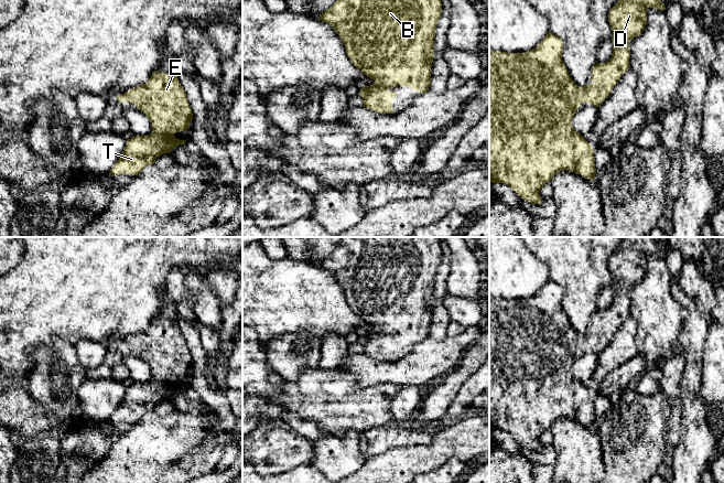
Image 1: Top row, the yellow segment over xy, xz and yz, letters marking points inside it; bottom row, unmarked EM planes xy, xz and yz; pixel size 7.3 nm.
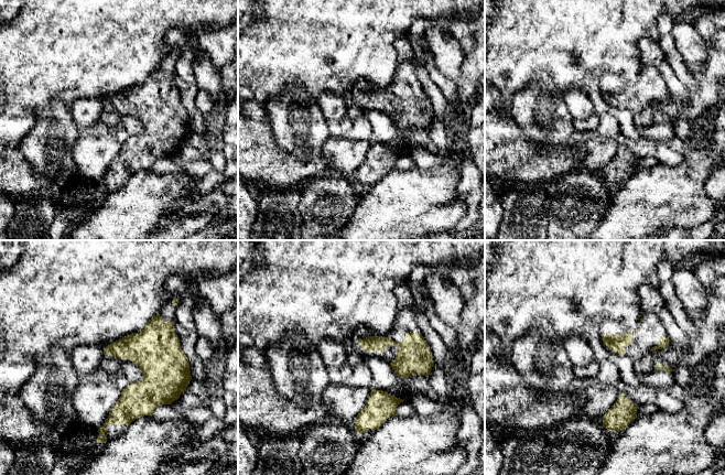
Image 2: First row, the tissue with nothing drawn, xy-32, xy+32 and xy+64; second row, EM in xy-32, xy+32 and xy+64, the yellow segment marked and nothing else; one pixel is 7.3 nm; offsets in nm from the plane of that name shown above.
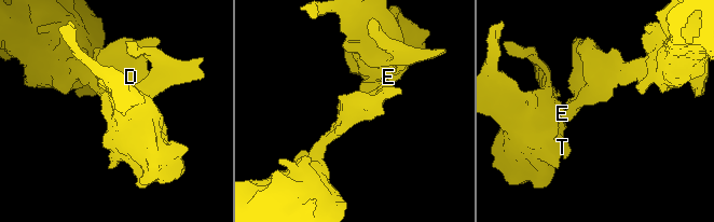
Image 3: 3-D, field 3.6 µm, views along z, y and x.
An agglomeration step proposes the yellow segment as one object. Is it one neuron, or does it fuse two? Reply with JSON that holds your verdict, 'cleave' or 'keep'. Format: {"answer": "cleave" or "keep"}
{"answer": "keep"}

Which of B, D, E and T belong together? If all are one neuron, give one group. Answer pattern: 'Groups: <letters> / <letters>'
Groups: B D E T

